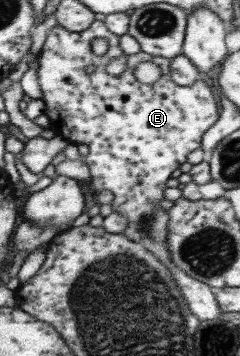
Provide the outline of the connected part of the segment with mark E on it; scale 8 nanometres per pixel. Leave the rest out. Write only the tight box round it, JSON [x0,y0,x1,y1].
[40,20,224,321]

